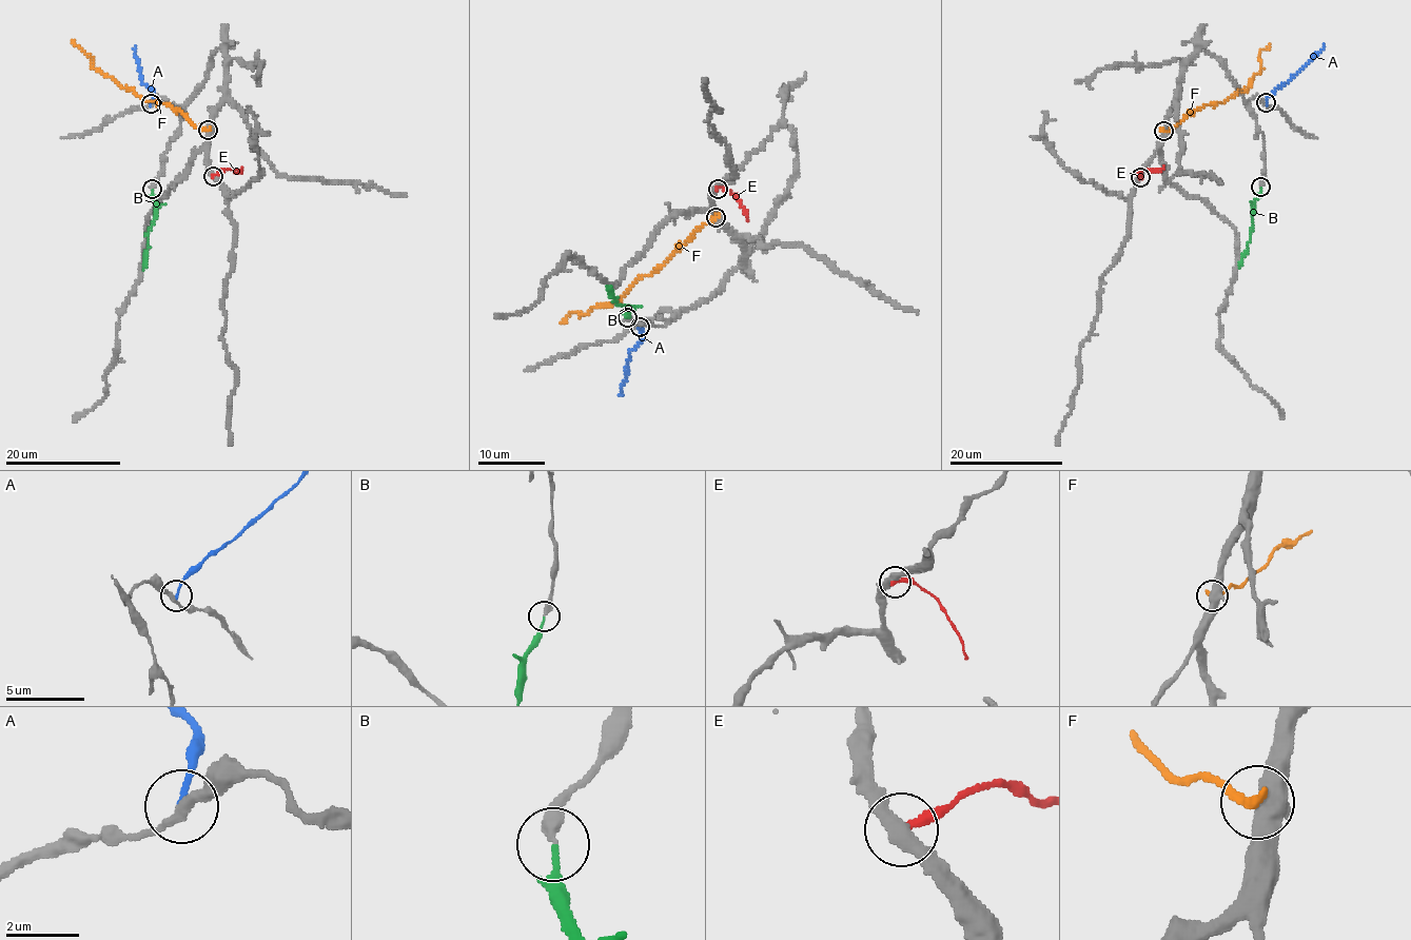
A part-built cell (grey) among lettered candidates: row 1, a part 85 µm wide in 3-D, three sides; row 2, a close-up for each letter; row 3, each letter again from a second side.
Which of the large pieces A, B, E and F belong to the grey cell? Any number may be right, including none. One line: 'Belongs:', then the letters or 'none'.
Belongs: B

